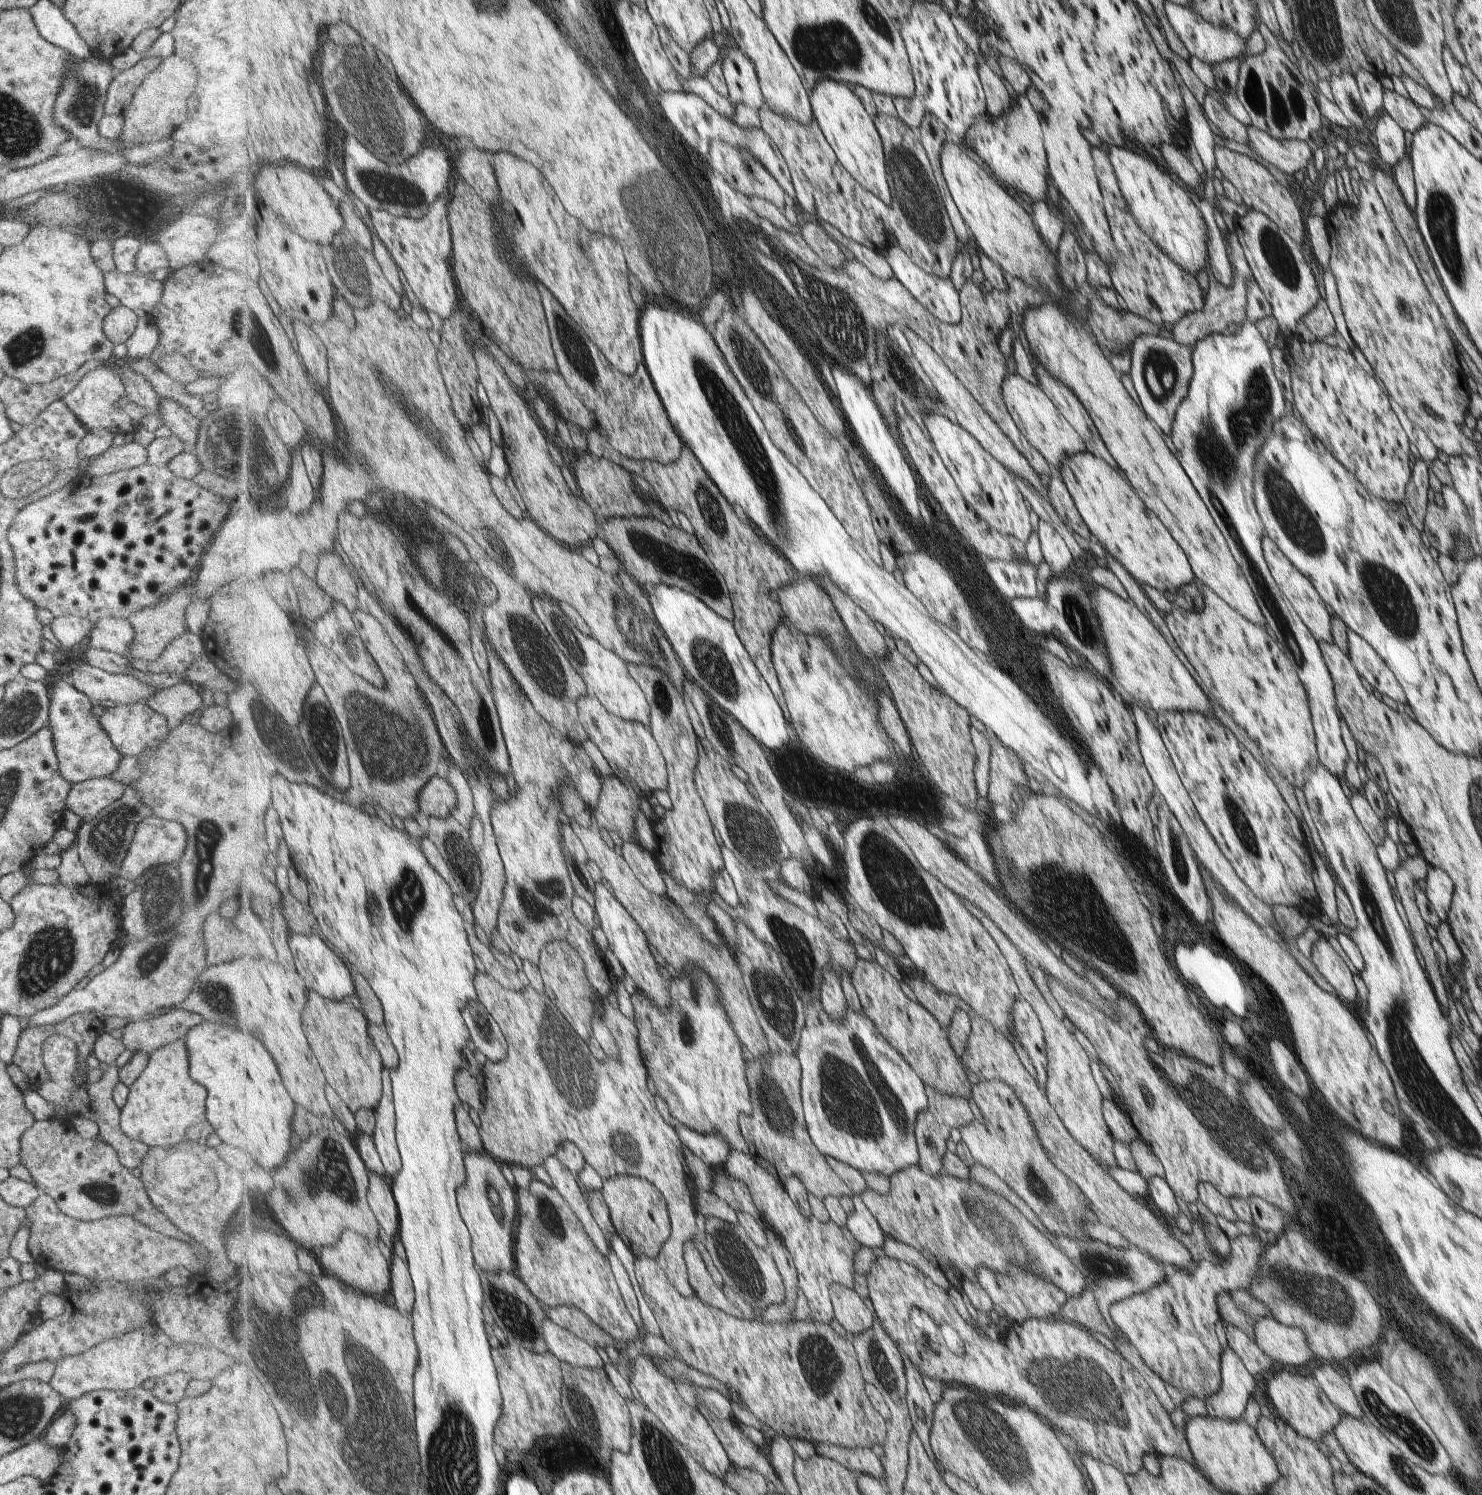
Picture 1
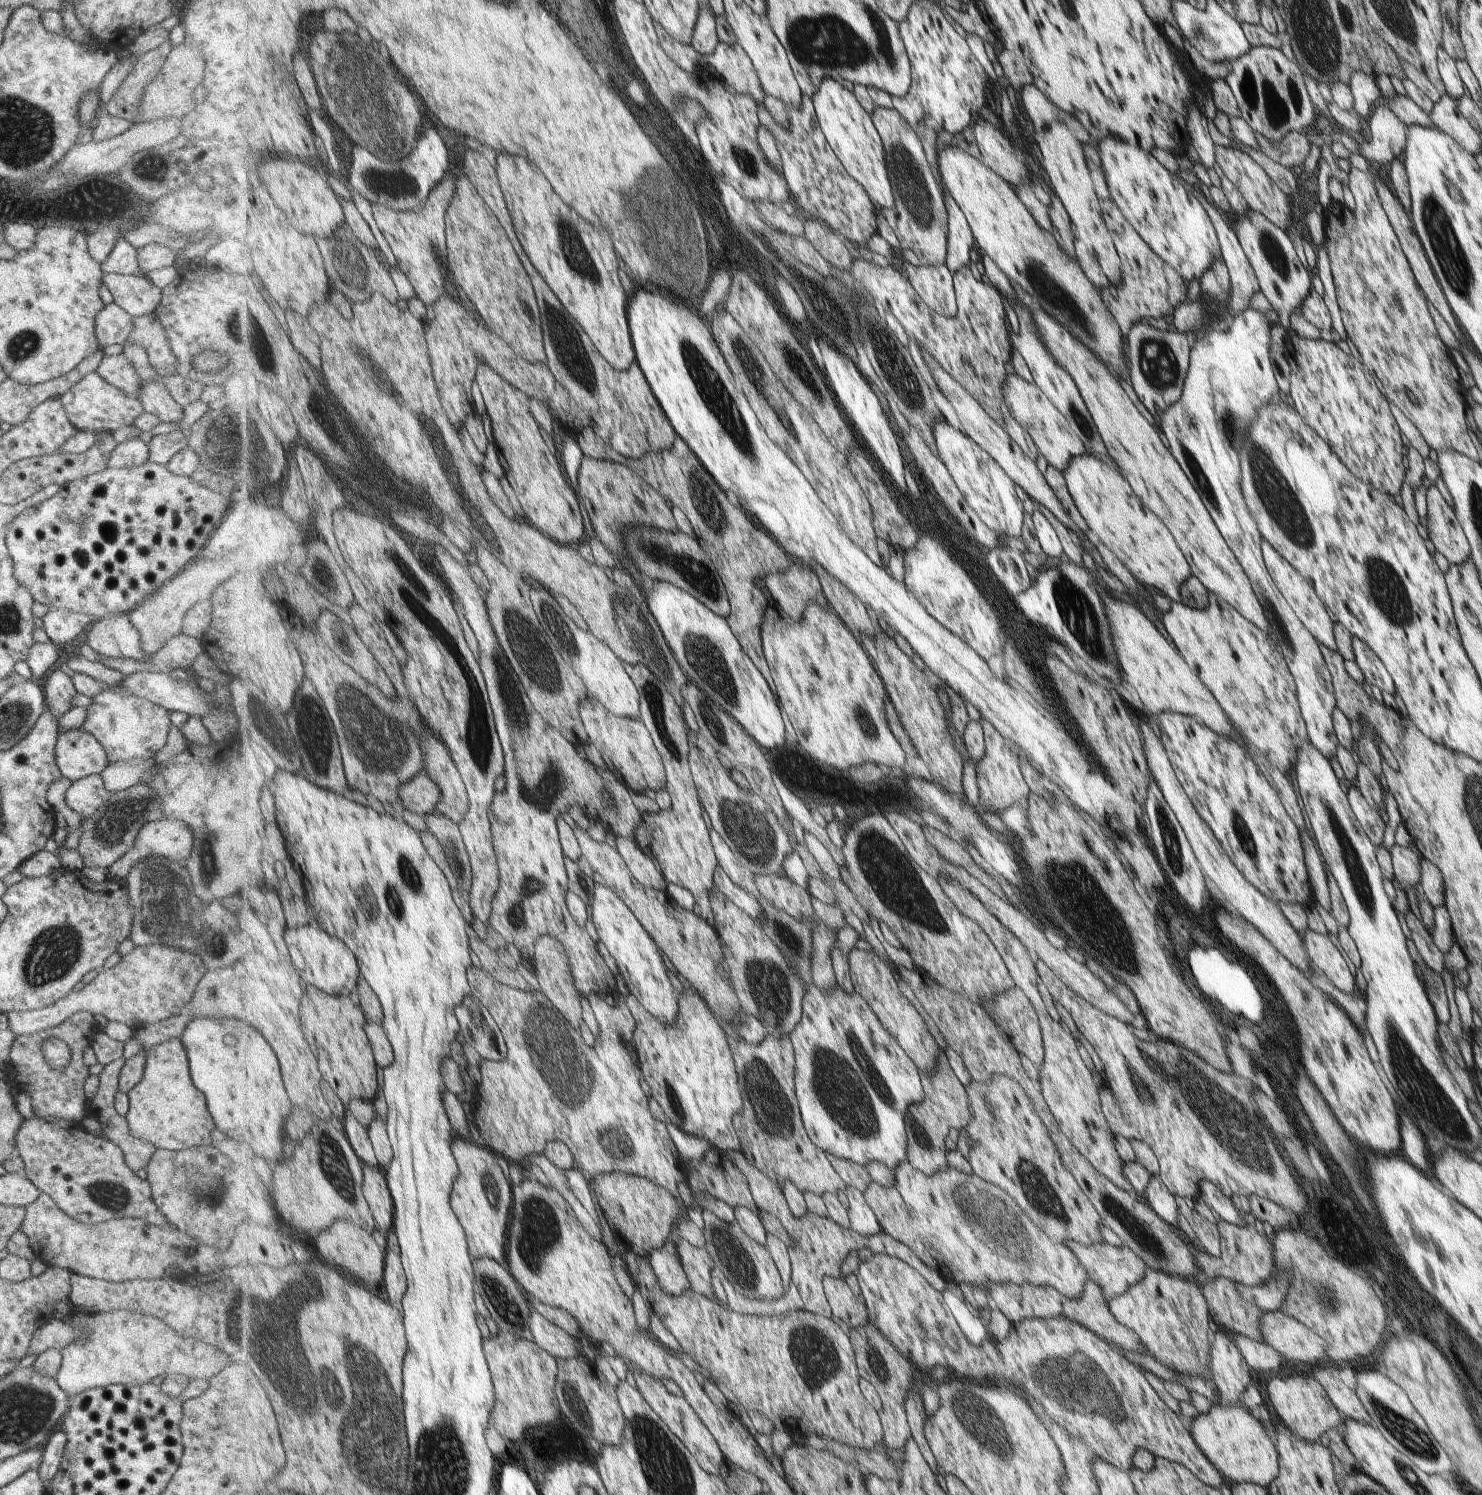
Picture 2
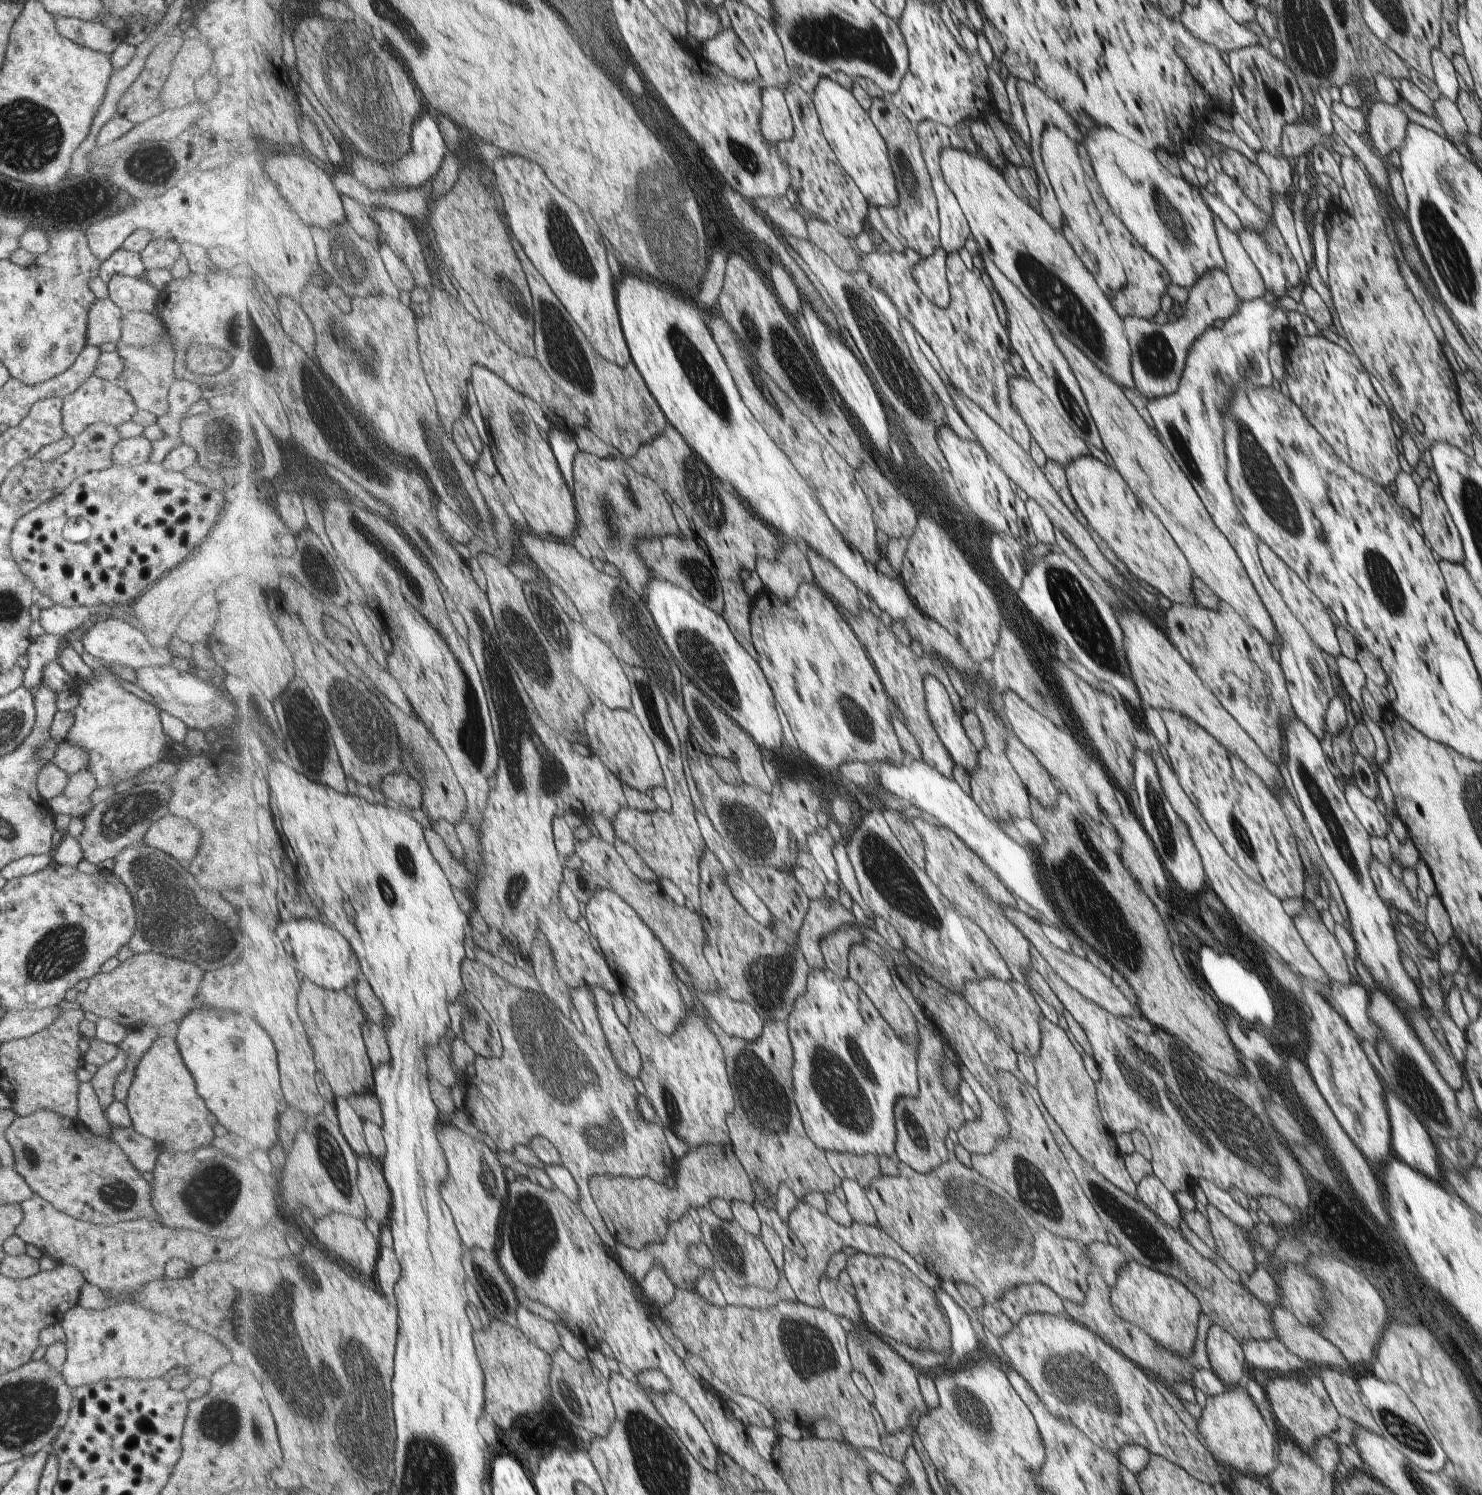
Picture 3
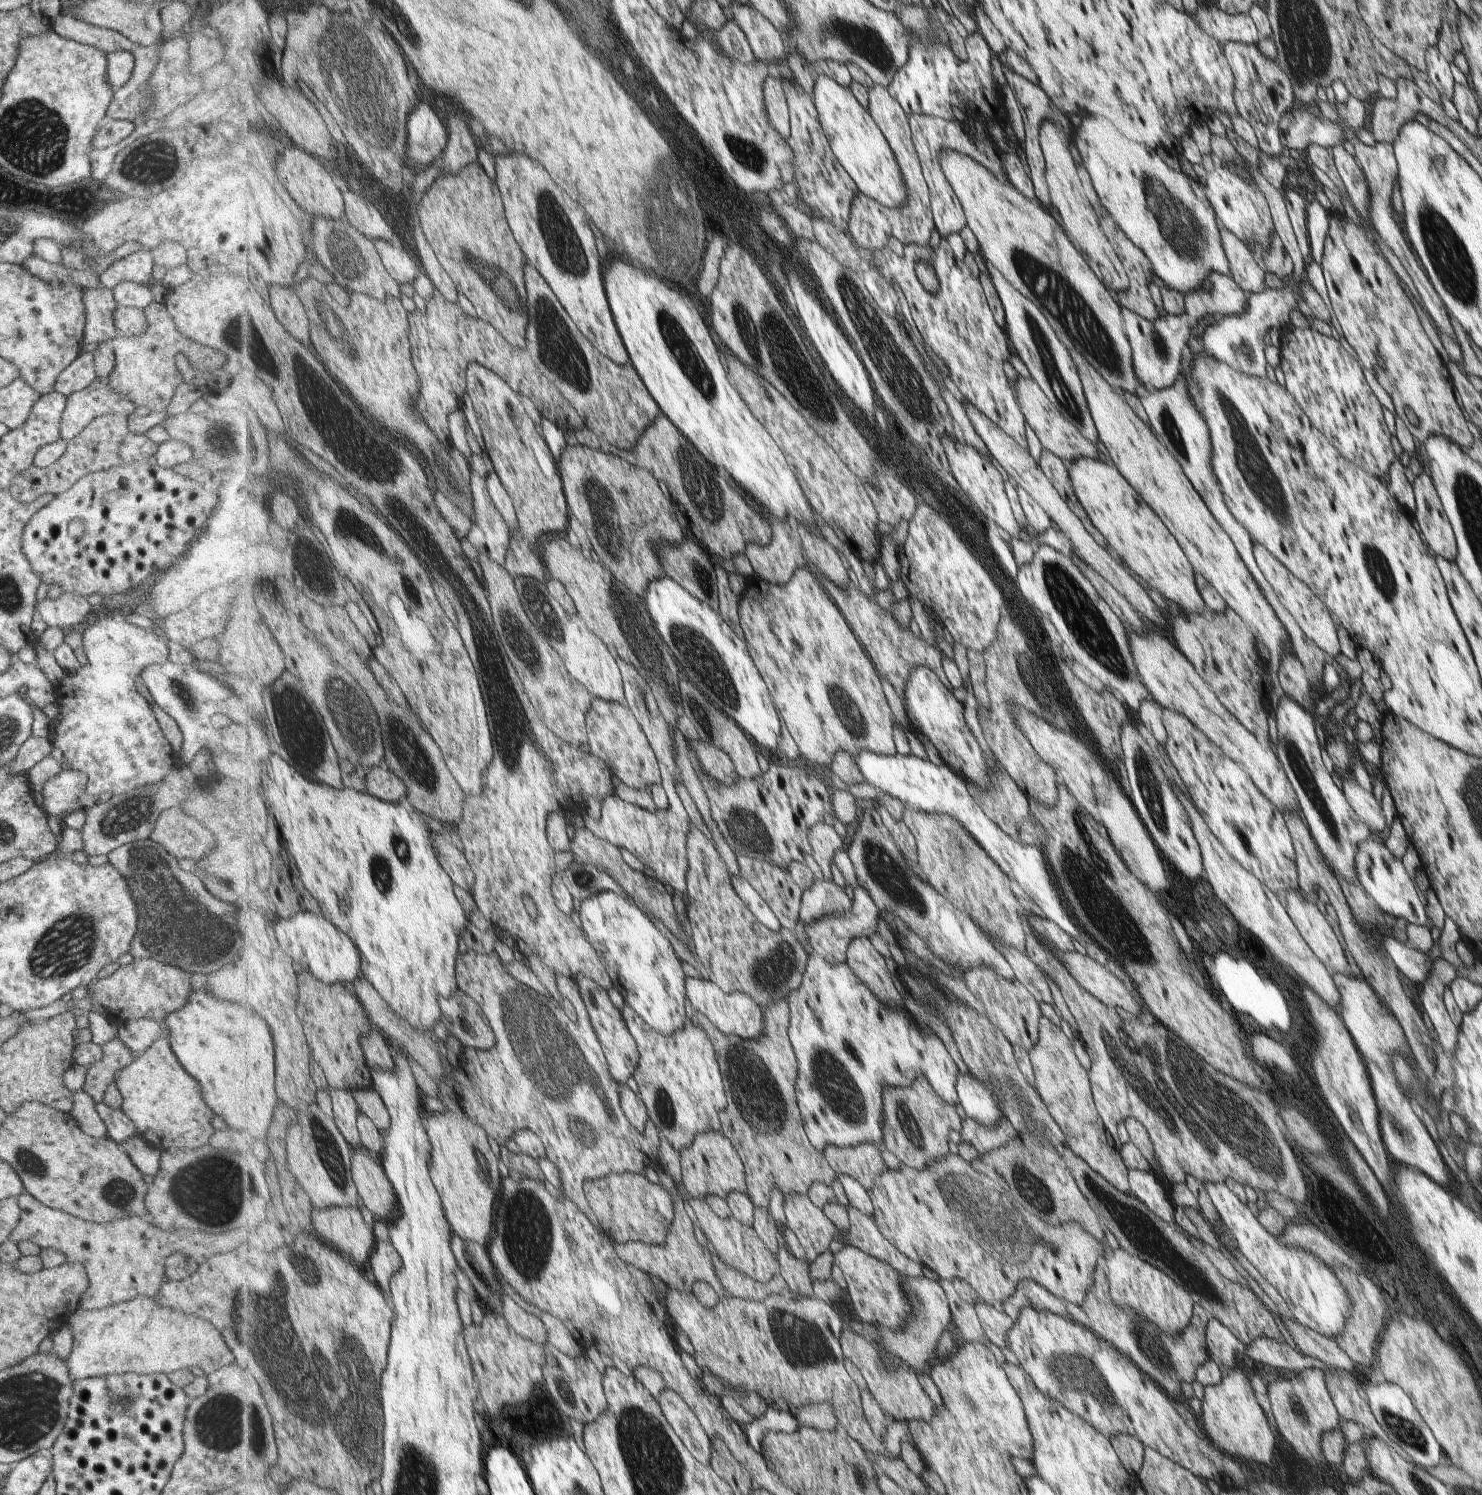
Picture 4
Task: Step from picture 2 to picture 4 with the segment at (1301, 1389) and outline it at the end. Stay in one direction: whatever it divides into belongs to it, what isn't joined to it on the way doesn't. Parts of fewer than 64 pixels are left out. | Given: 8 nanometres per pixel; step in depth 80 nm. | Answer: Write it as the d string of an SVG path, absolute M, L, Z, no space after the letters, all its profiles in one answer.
M1304 1370L1292 1374L1288 1378L1270 1380L1265 1388L1265 1397L1269 1399L1269 1408L1277 1430L1283 1440L1289 1444L1299 1458L1308 1466L1317 1466L1324 1462L1321 1454L1321 1440L1329 1431L1340 1425L1339 1413L1335 1412L1335 1405L1331 1404L1327 1394L1327 1384L1323 1382L1323 1374L1319 1370Z

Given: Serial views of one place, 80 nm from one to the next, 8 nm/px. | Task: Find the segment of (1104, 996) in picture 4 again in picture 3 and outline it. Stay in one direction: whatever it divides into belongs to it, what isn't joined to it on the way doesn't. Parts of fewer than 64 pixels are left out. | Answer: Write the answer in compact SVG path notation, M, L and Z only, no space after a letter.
M1001 907L1004 916L1014 925L1014 927L1028 940L1028 944L1047 961L1047 964L1059 975L1059 978L1066 982L1073 990L1076 990L1083 998L1100 1006L1109 1014L1121 1018L1133 1014L1133 1006L1127 1002L1127 999L1117 990L1112 981L1103 976L1103 974L1091 965L1087 959L1079 958L1074 954L1063 951L1055 947L1039 929L1039 922L1027 917L1025 913L1014 907Z

